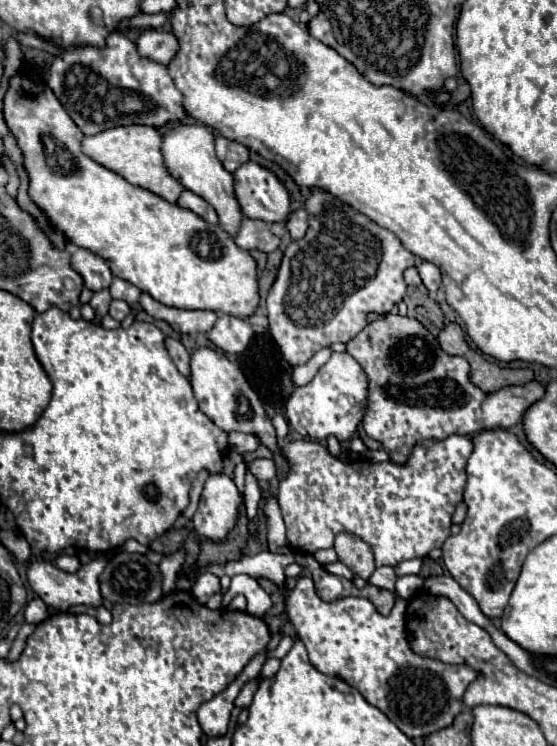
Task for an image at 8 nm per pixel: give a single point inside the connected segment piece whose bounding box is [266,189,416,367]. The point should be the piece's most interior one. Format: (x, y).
(346, 267)

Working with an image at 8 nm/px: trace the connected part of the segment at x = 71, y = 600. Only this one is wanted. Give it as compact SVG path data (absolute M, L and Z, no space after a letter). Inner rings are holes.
M98 555L88 565L82 565L80 571L66 573L66 571L60 571L58 567L50 565L48 561L34 561L26 571L26 579L28 579L30 587L42 597L42 601L52 609L68 611L74 605L98 607L102 603L102 595L100 595L100 587L98 587L98 575L104 571L106 563L108 563L108 557Z

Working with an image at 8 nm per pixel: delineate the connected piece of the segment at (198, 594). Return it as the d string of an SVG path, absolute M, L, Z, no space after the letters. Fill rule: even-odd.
M204 573L202 577L196 579L194 587L192 587L192 595L204 605L214 593L220 591L220 579L212 573Z

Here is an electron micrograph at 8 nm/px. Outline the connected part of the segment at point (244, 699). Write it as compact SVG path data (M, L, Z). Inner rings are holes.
M253 679L245 684L238 697L234 701L236 707L249 706L252 702L254 693L256 692L259 682Z

